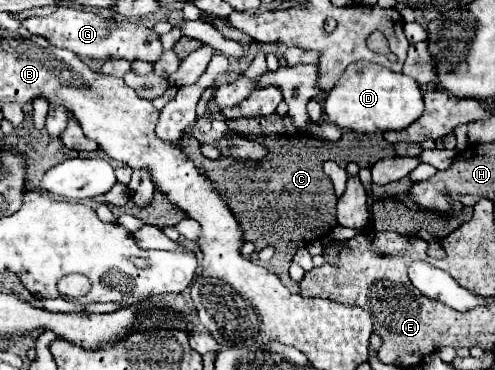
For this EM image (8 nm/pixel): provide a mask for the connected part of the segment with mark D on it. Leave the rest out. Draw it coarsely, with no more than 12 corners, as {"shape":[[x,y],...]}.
{"shape":[[378,63],[346,67],[328,93],[330,123],[400,131],[424,111],[412,77]]}

